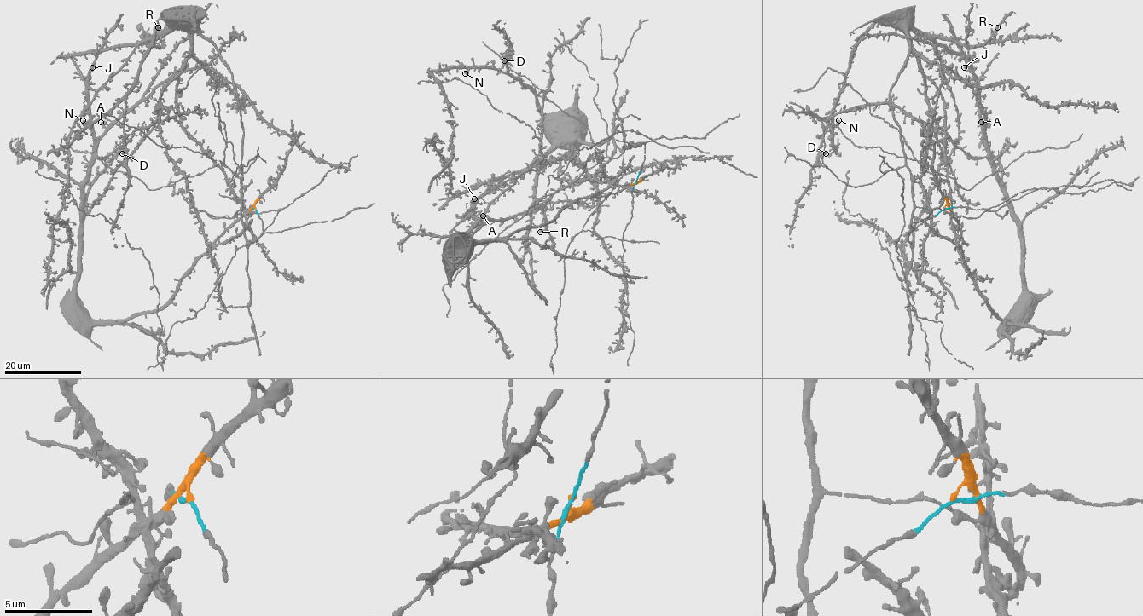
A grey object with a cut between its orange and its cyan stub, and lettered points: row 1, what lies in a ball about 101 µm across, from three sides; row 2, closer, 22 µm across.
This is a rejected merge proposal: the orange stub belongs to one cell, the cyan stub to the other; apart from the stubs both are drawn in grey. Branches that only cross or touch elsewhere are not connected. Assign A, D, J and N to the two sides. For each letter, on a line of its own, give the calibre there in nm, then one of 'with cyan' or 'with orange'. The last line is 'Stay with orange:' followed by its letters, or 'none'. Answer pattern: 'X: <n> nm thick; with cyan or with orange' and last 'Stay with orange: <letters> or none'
A: 440 nm thick; with orange
D: 550 nm thick; with cyan
J: 240 nm thick; with orange
N: 360 nm thick; with cyan
Stay with orange: A, J

